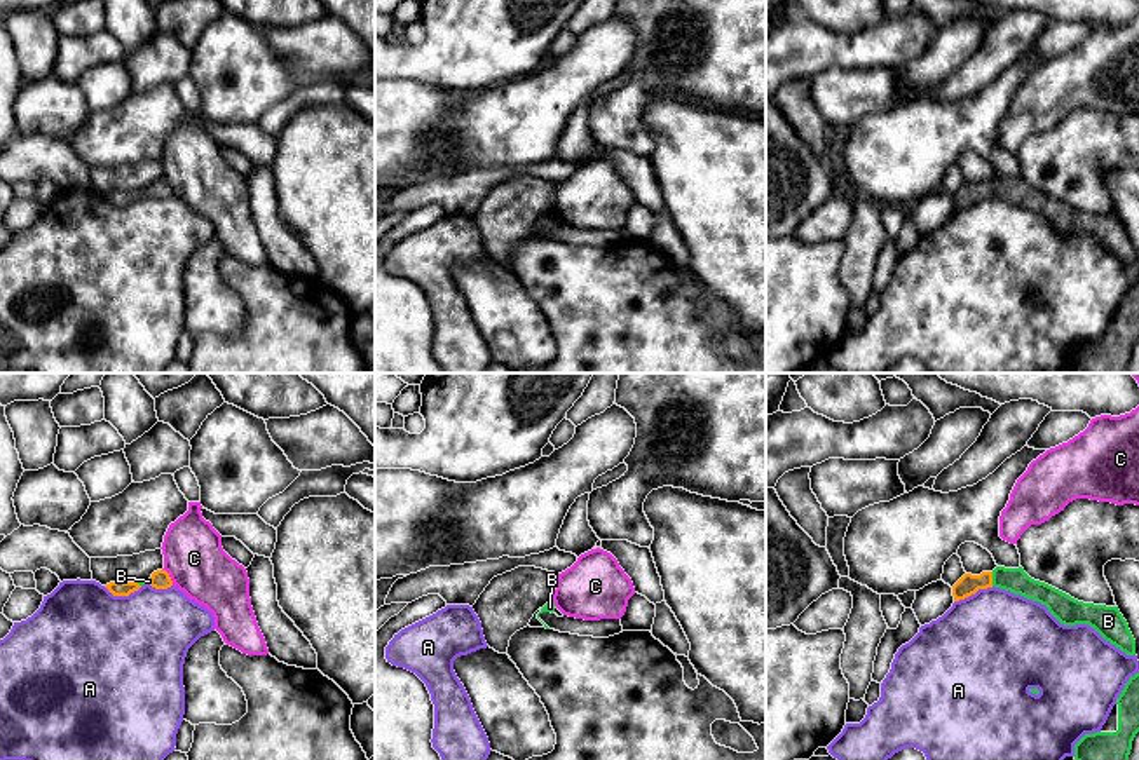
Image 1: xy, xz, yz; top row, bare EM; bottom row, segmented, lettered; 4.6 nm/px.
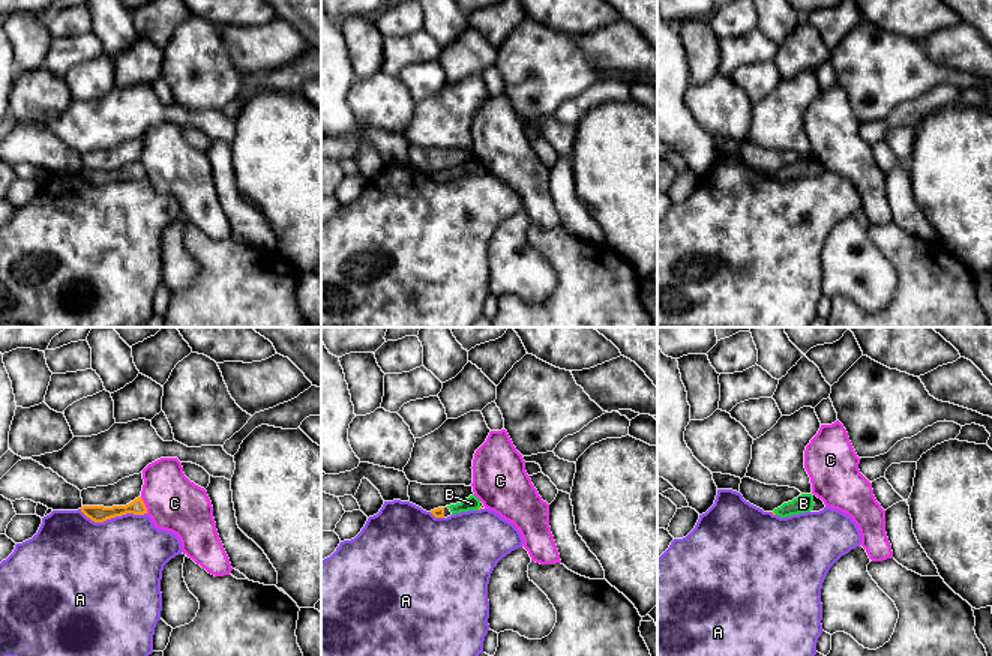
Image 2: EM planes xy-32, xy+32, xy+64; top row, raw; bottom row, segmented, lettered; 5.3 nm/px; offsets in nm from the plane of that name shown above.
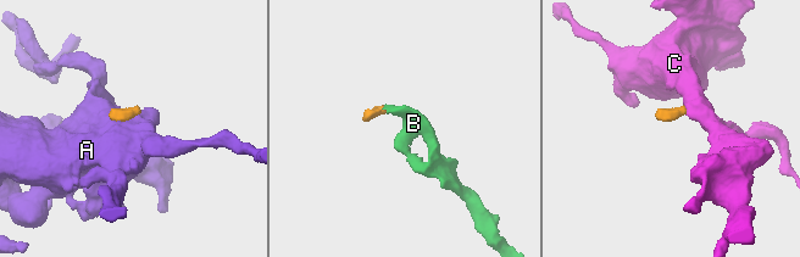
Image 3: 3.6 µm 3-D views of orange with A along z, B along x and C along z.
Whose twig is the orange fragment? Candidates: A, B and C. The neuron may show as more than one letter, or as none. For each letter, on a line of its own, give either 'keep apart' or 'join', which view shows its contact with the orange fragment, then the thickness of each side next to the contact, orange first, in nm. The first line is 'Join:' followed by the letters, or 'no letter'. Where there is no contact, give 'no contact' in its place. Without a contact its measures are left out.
Join: B
A: keep apart; meets orange in yz; 100 nm thick on the orange side, 500 nm on the other
B: join; meets orange in yz; 100 nm thick on the orange side, 120 nm on the other
C: keep apart; meets orange in xy; 90 nm thick on the orange side, 280 nm on the other

